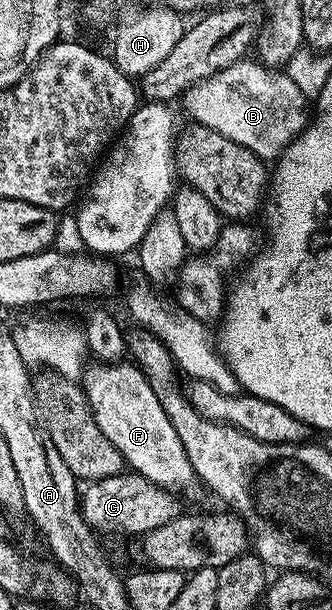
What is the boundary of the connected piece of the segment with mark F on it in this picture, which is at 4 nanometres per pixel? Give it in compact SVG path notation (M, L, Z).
M89 363L84 370L82 387L90 402L94 422L98 422L98 430L106 434L131 471L173 494L197 487L196 471L190 466L190 458L186 458L186 450L182 450L178 433L170 426L170 418L166 418L158 394L154 394L150 382L135 363Z

